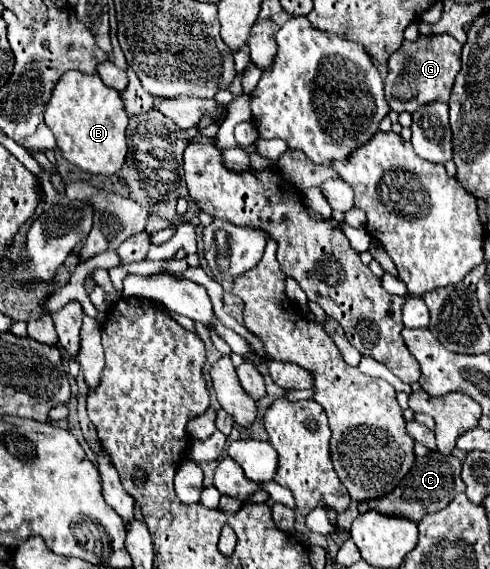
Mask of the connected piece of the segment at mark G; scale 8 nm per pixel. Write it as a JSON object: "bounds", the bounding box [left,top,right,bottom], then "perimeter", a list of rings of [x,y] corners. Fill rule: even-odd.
{"bounds":[384,35,462,113],"perimeter":[[[420,35],[416,41],[402,41],[400,49],[388,59],[388,75],[384,81],[386,101],[396,113],[412,113],[432,99],[444,99],[448,103],[452,83],[460,71],[462,45],[450,35]]]}

